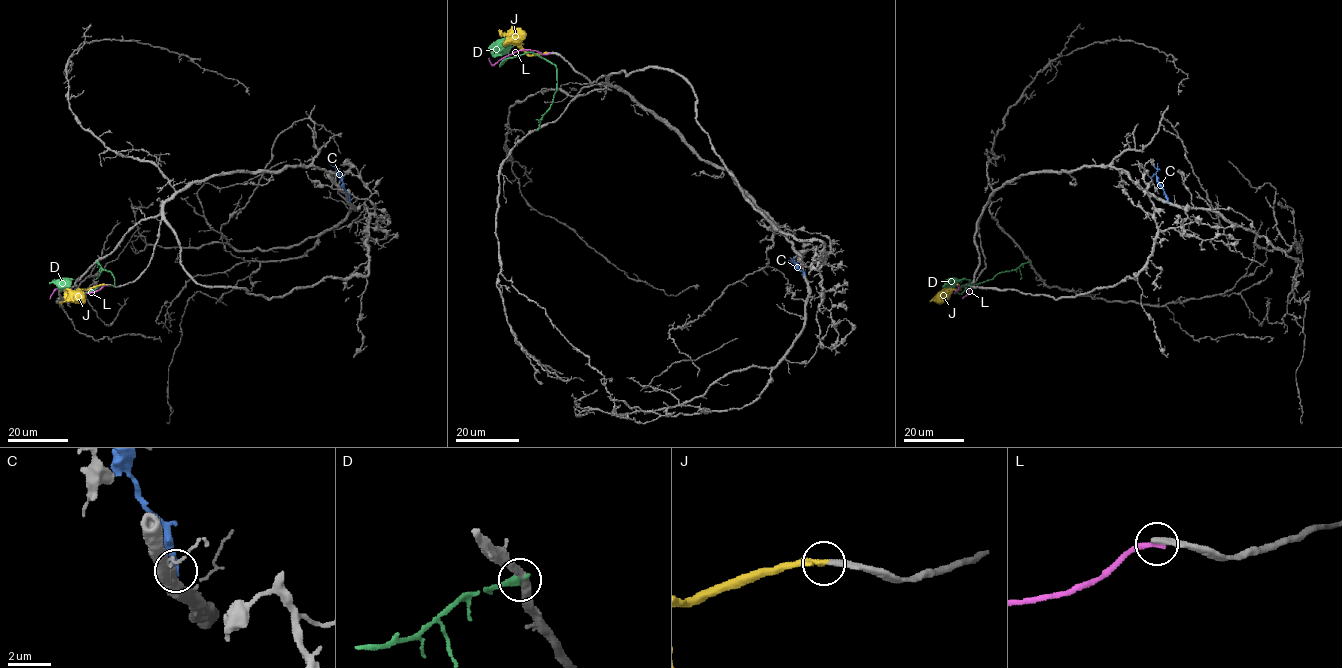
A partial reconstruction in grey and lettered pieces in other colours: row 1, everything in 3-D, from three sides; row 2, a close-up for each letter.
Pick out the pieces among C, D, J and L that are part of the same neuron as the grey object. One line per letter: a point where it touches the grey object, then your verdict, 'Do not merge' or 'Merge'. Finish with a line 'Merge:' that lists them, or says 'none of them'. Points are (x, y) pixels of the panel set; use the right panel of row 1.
C: Touches grey at (1168, 201). Do not merge
D: Touches grey at (1030, 261). Do not merge
J: Touches grey at (957, 284). Merge
L: Touches grey at (957, 285). Do not merge
Merge: J

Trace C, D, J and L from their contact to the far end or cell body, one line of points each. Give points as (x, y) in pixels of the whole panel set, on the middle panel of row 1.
C: (805, 274), (794, 262), (783, 264)
D: (538, 129), (557, 87), (556, 67), (529, 52), (507, 58), (500, 65), (508, 54), (488, 47)
J: (547, 53), (526, 54), (499, 29)
L: (549, 53), (519, 50), (492, 65), (489, 58)

